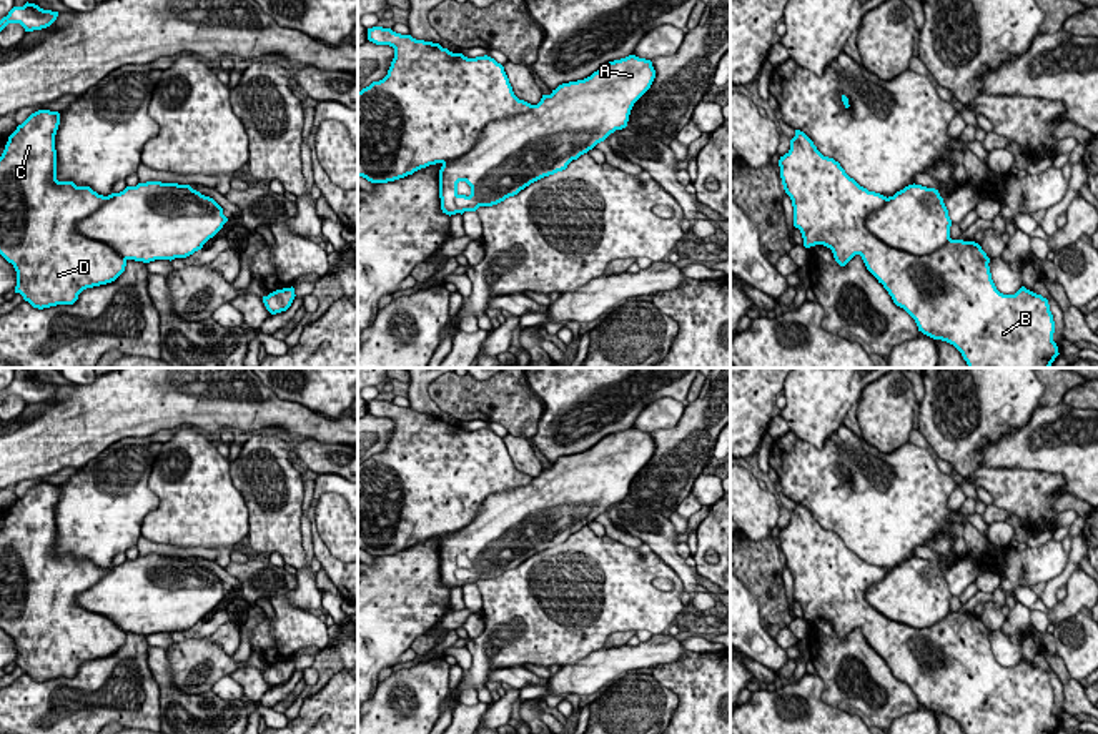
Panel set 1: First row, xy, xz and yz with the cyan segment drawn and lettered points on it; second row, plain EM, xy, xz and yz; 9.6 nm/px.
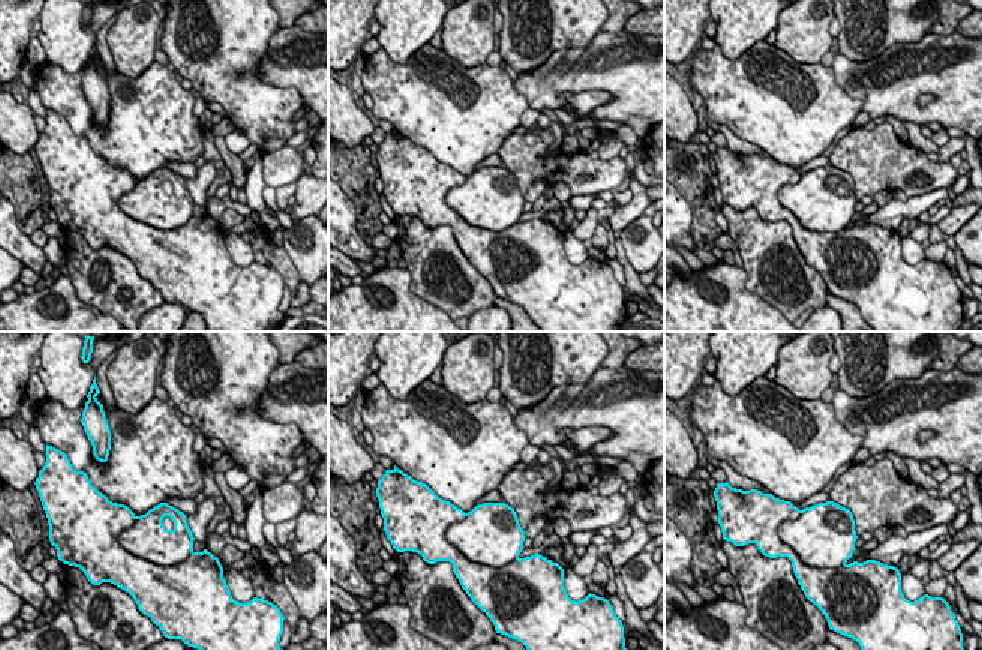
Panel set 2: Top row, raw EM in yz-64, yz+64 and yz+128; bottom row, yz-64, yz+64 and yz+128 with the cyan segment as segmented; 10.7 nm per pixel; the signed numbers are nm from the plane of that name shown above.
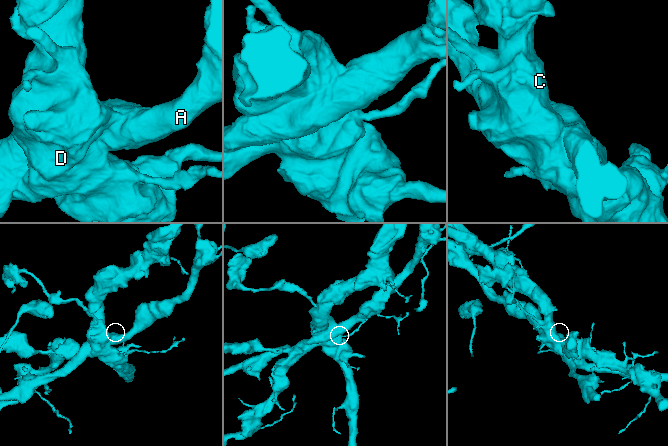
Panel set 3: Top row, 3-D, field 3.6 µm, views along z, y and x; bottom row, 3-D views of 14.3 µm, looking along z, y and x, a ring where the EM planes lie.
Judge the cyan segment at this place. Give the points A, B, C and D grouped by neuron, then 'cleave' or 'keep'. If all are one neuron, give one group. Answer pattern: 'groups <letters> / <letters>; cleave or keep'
groups A / B C D; cleave

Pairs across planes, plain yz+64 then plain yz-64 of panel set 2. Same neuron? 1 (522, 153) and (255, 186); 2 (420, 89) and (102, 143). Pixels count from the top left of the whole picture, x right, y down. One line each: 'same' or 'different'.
1: different
2: same

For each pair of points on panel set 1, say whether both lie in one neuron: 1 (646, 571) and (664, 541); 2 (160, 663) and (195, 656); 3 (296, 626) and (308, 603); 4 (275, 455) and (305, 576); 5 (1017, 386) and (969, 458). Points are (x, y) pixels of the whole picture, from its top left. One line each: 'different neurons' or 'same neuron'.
1: different neurons
2: different neurons
3: different neurons
4: different neurons
5: same neuron

